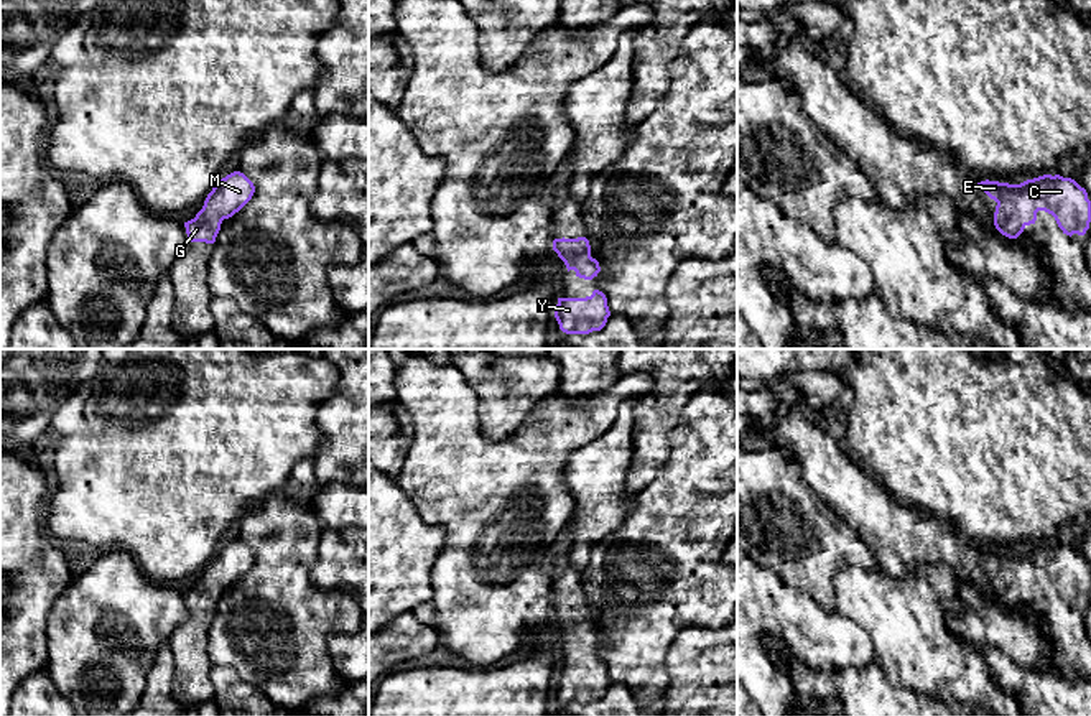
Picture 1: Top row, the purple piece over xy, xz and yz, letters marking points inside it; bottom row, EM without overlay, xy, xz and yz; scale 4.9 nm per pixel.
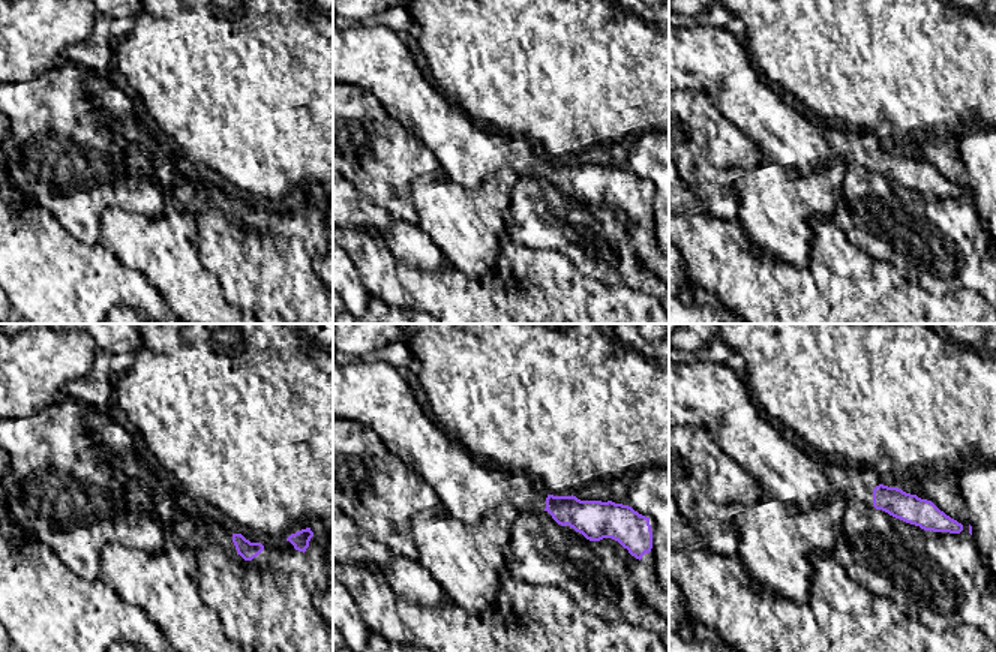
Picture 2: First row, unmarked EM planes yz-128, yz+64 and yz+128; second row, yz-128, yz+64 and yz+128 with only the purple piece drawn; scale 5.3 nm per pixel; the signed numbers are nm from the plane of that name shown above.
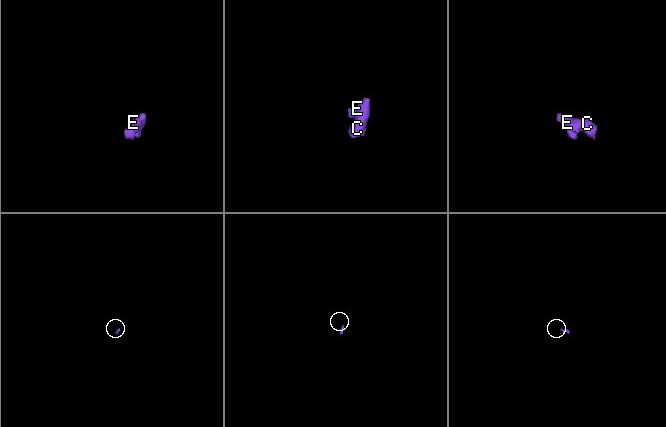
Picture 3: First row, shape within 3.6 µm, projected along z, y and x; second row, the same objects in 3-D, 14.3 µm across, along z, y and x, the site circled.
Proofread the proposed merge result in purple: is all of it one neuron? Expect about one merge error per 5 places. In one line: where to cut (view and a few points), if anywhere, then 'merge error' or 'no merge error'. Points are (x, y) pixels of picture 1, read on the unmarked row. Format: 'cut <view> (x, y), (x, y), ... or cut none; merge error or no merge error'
cut none; no merge error

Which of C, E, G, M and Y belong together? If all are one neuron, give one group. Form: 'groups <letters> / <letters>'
groups C E G M Y

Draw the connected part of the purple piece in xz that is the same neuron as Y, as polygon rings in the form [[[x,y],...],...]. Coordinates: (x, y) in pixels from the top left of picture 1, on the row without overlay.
[[[594,658],[586,667],[558,667],[555,686],[566,703],[589,703],[601,700],[610,685],[607,667]]]

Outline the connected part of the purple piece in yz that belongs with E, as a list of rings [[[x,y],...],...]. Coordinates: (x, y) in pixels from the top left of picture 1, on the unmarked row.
[[[1043,543],[1020,553],[986,548],[976,556],[997,571],[994,594],[1009,607],[1017,607],[1027,594],[1035,593],[1038,579],[1052,583],[1070,606],[1084,604],[1089,597],[1091,570],[1071,546]]]

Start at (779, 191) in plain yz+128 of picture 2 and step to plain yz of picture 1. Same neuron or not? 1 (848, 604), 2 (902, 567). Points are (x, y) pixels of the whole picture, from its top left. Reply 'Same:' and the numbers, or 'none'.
Same: 1

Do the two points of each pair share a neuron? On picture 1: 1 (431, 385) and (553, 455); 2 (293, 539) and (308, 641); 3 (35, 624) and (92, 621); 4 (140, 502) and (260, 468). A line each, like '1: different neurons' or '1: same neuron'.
1: same neuron
2: same neuron
3: different neurons
4: same neuron

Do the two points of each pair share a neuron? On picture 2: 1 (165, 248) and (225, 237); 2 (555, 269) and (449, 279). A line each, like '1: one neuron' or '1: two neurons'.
1: two neurons
2: one neuron

